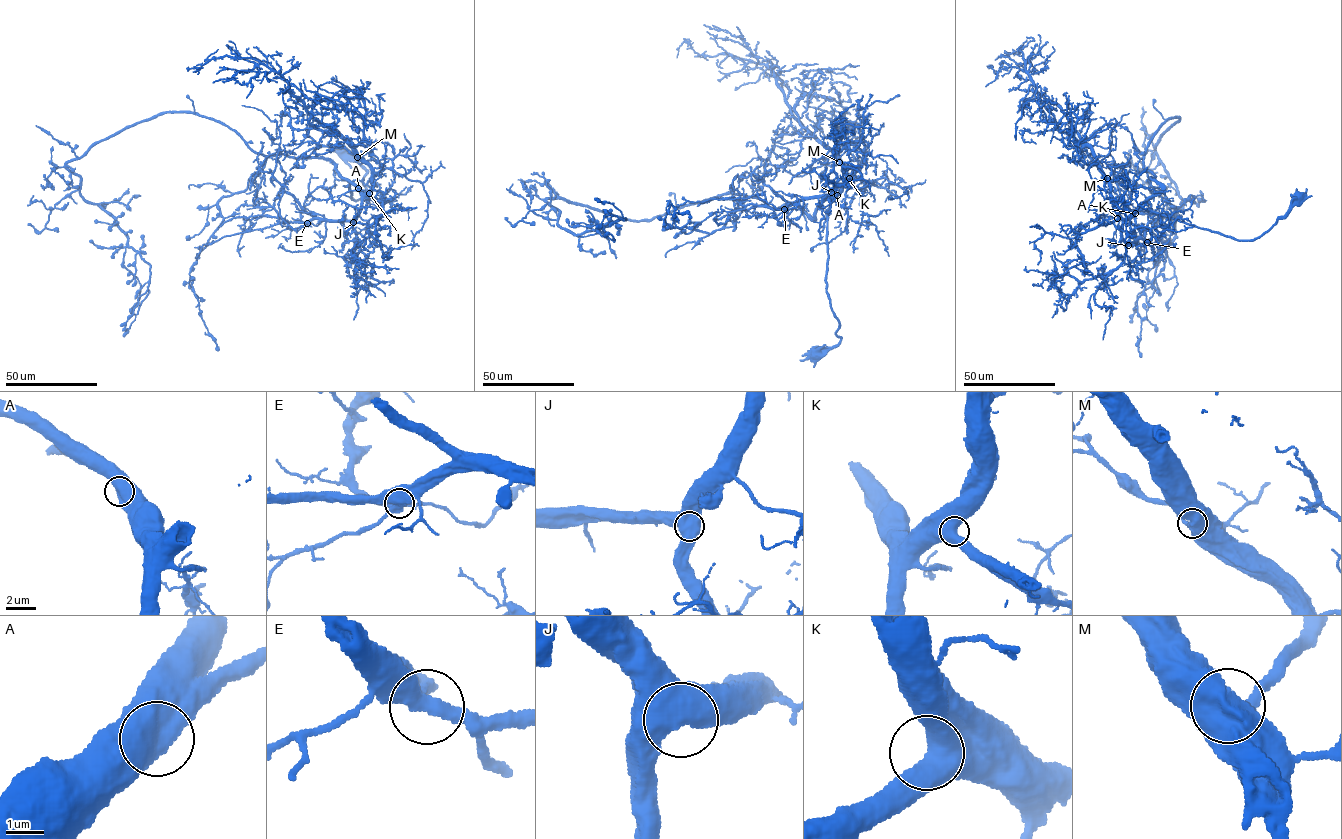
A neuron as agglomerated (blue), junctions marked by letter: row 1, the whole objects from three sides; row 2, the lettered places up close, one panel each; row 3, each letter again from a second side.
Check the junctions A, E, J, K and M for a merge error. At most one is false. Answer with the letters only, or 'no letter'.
no letter

